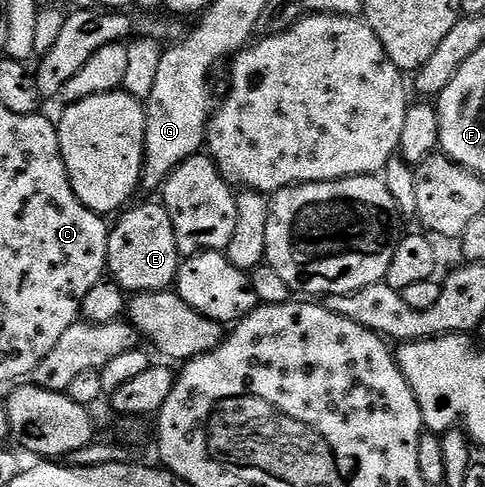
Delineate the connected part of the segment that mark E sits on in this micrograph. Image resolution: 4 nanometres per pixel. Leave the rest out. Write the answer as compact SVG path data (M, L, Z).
M163 203L156 205L136 205L125 208L115 218L108 235L108 264L106 273L115 281L125 294L167 293L175 286L176 276L182 264L178 239L174 235L174 223L170 223L170 215Z

